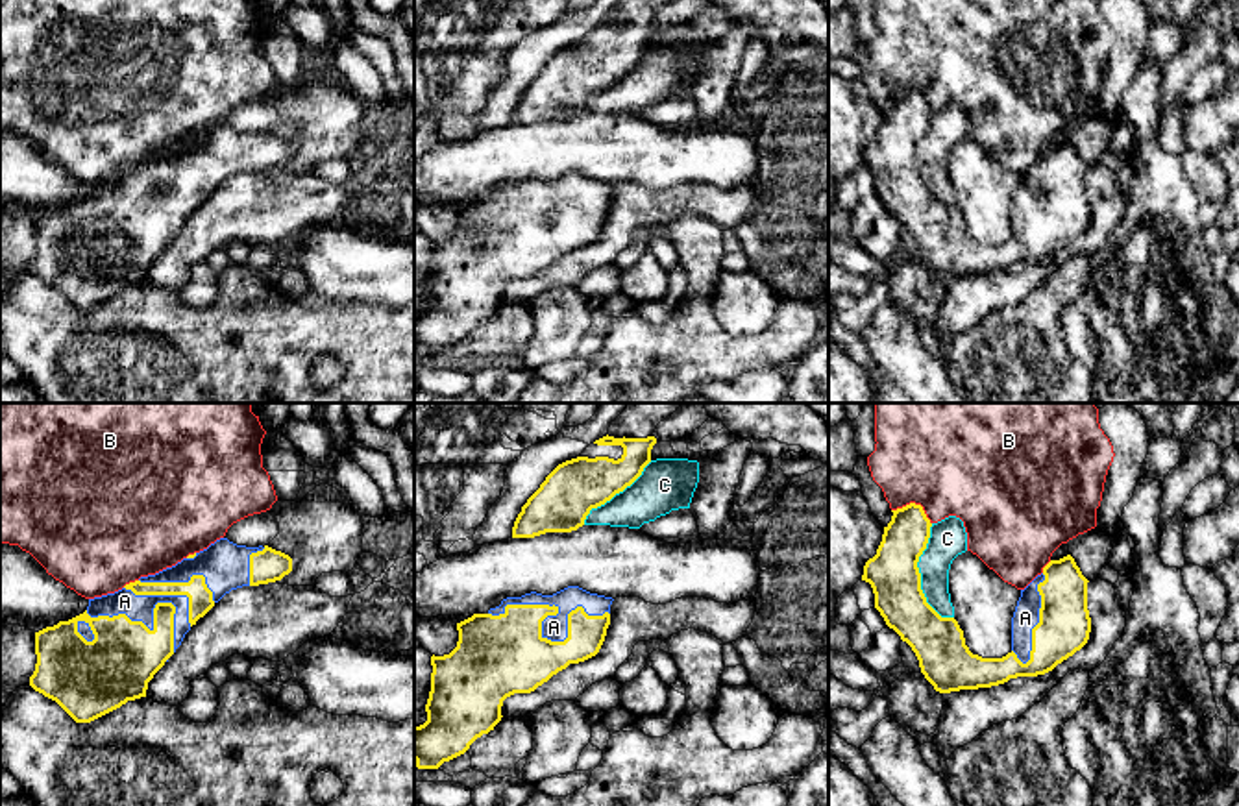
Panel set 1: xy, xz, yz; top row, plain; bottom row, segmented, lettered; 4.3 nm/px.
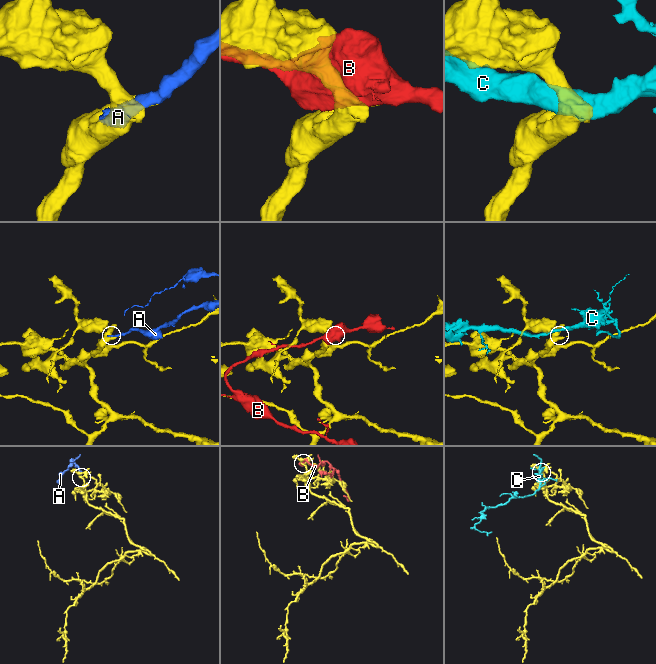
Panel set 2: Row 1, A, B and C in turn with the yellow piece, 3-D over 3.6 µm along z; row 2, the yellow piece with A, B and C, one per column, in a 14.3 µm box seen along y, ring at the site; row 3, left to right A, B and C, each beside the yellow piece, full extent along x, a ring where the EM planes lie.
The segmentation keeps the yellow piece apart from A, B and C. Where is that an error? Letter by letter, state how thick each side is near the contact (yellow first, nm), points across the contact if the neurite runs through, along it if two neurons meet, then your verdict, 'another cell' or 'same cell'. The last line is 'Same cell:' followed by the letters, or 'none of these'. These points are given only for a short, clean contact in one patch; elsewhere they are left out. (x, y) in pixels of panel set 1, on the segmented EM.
A: calibres 360 and 110 nm; same cell
B: calibres 200 and 500 nm; another cell
C: calibres 220 and 160 nm; another cell
Same cell: A

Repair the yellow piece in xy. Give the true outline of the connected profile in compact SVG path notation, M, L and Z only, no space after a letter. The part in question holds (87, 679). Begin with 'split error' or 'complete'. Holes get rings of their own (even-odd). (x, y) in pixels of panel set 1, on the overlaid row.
split error; M220 538L172 568L89 599L83 614L35 632L37 664L30 686L55 701L76 723L91 723L128 701L146 697L153 675L176 653L190 627L226 593L281 580L290 571L292 558L281 551Z

